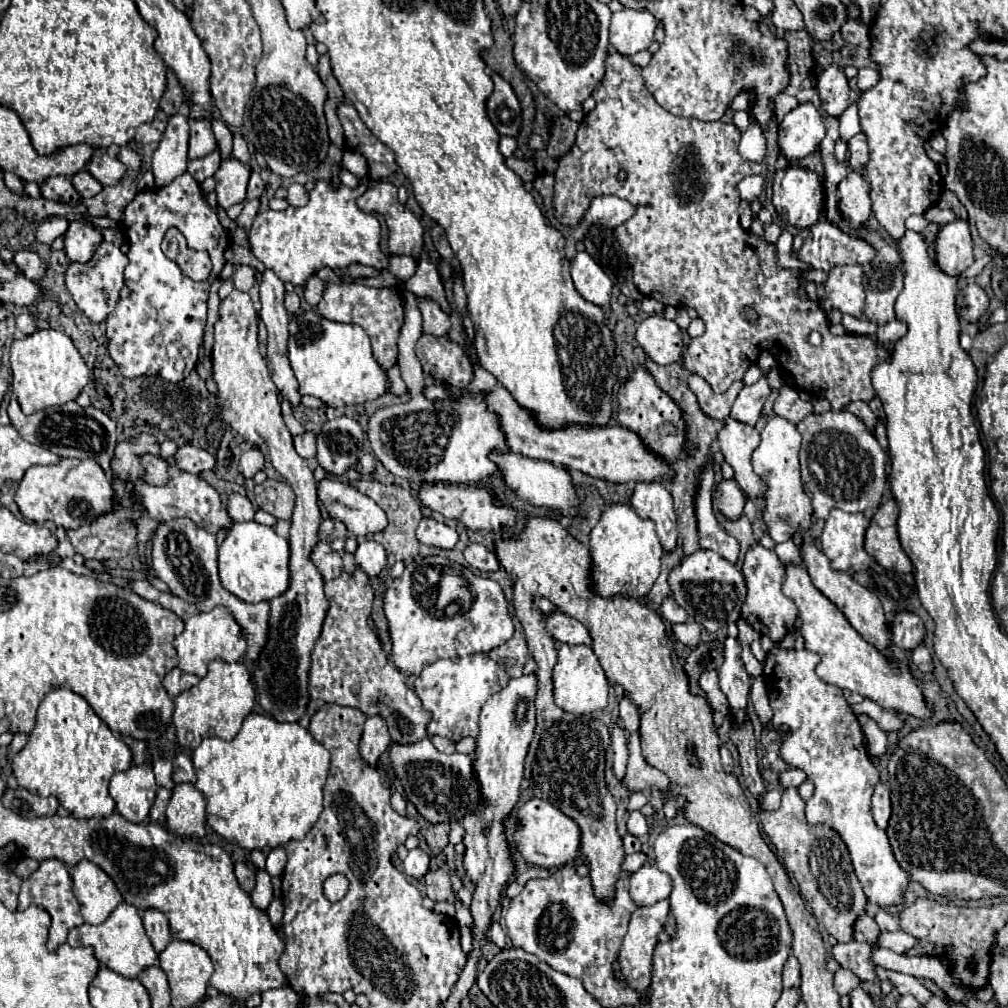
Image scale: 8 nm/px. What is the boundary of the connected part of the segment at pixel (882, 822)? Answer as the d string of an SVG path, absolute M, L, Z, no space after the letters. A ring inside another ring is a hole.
M877 784L875 794L873 794L873 820L875 824L885 830L889 816L891 816L891 800L889 800L889 788L883 784Z

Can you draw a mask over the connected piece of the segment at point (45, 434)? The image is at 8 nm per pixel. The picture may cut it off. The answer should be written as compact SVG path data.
M11 396L9 402L9 418L11 418L11 426L19 432L19 436L31 444L43 446L45 450L51 450L57 456L63 458L93 458L99 462L99 466L105 470L105 474L109 476L113 488L117 490L117 494L123 498L123 502L129 502L129 492L121 482L115 482L111 476L111 468L109 462L113 458L113 448L117 444L117 436L115 436L115 422L99 408L89 406L89 408L81 408L77 402L67 402L63 406L57 408L47 408L41 412L35 412L31 416L25 416L15 400L15 396Z

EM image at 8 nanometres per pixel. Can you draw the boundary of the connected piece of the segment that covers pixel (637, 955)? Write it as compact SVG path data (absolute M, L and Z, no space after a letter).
M659 900L653 906L641 906L633 912L631 922L629 922L629 930L625 934L621 952L619 952L619 966L621 966L621 974L627 980L627 984L631 988L635 988L637 992L647 992L649 984L651 984L651 958L655 952L655 946L659 942L659 934L665 930L665 922L669 918L669 900Z

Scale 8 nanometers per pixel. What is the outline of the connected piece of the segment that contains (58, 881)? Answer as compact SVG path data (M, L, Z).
M49 858L49 860L43 860L39 864L39 868L23 880L21 884L21 892L19 892L19 910L27 910L29 906L43 906L49 914L51 914L51 930L49 930L49 942L47 942L47 948L51 952L55 952L61 944L67 942L67 934L71 928L75 926L81 926L85 920L79 912L79 902L73 894L73 882L71 882L71 874L67 870L67 866L55 858Z

